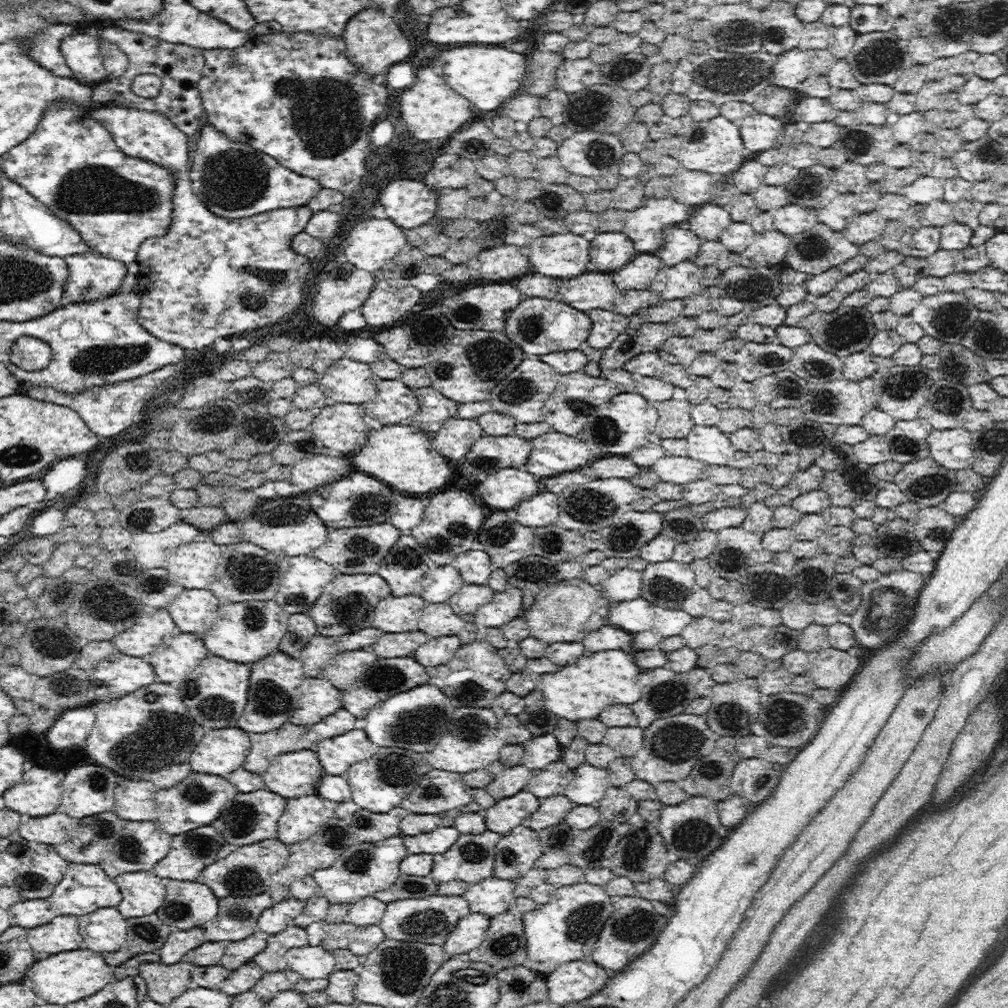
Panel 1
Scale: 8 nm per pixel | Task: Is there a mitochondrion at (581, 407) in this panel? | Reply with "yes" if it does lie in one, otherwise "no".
yes

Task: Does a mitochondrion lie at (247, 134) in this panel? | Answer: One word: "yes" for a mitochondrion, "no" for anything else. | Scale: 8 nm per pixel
yes

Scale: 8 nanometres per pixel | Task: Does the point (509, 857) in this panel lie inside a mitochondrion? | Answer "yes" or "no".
yes

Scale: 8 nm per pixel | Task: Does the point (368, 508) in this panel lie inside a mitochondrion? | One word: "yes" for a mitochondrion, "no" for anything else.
yes

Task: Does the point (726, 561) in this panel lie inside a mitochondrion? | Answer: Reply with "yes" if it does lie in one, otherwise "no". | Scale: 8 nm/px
yes

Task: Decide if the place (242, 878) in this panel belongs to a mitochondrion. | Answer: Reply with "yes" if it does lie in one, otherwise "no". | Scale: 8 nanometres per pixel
yes

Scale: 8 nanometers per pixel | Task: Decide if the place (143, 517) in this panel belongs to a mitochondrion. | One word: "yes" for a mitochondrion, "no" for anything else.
yes

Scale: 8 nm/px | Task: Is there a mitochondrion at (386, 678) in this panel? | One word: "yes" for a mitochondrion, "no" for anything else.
yes

